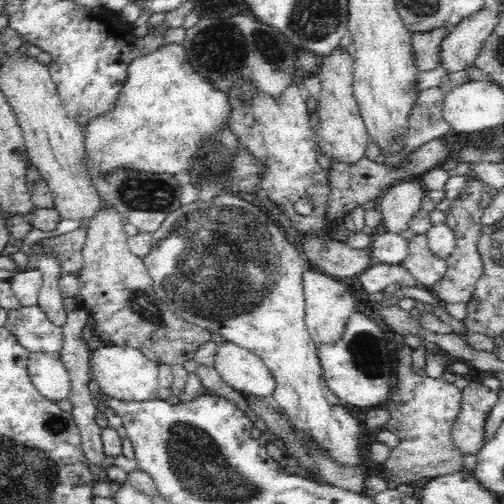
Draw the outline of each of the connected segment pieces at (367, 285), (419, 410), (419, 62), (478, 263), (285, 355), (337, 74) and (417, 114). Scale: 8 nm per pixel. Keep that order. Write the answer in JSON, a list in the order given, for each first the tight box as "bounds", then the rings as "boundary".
[{"bounds":[357,263,422,295],"boundary":[[[374,263],[357,277],[362,283],[362,288],[369,295],[384,291],[387,286],[394,283],[400,283],[402,287],[422,287],[422,284],[418,283],[418,280],[402,264]]]},{"bounds":[382,346,463,484],"boundary":[[[404,346],[398,350],[398,386],[394,388],[388,410],[392,418],[386,422],[384,427],[390,432],[395,432],[400,439],[399,444],[394,449],[386,462],[382,463],[384,470],[391,472],[393,478],[398,478],[398,484],[416,484],[423,478],[426,480],[437,476],[460,472],[463,468],[463,456],[452,440],[452,425],[457,420],[461,410],[461,391],[453,383],[444,381],[442,378],[434,380],[425,372],[414,372],[412,370],[412,347]]]},{"bounds":[412,27,449,72],"boundary":[[[446,27],[435,28],[428,32],[414,32],[412,51],[418,72],[432,70],[440,64],[440,46],[449,30]]]},{"bounds":[430,162,499,305],"boundary":[[[464,162],[448,167],[450,177],[461,176],[461,179],[463,177],[466,179],[466,186],[462,190],[460,197],[452,201],[450,209],[445,212],[445,226],[450,227],[453,234],[456,235],[456,246],[450,256],[445,260],[448,264],[445,276],[430,288],[430,291],[440,302],[448,305],[458,302],[467,303],[473,296],[478,280],[483,276],[484,264],[481,254],[477,249],[479,236],[484,229],[481,223],[481,217],[487,208],[491,206],[495,196],[499,194],[499,190],[496,188],[481,182],[477,178],[472,178],[470,170],[470,164]]]},{"bounds":[143,191,362,467],"boundary":[[[223,191],[210,202],[192,202],[168,214],[161,227],[153,232],[153,247],[143,260],[153,280],[153,292],[186,322],[220,334],[231,344],[257,354],[272,373],[275,382],[271,398],[293,428],[303,438],[309,438],[315,448],[331,462],[339,466],[358,467],[362,462],[358,436],[362,430],[360,422],[346,407],[340,405],[339,398],[326,384],[317,355],[317,343],[306,326],[301,278],[309,267],[273,218],[262,210],[251,202]]]},{"bounds":[315,46,369,163],"boundary":[[[337,46],[326,58],[321,58],[317,70],[321,90],[317,110],[320,123],[315,133],[315,142],[320,152],[326,154],[330,160],[347,163],[356,162],[365,156],[369,138],[359,104],[353,96],[353,57],[351,51],[343,51]]]},{"bounds":[392,86,452,162],"boundary":[[[441,86],[420,91],[408,116],[409,130],[405,148],[400,153],[392,155],[393,161],[399,162],[404,159],[404,156],[408,156],[408,152],[413,152],[421,145],[445,138],[452,133],[444,118],[441,118],[446,89]]]}]

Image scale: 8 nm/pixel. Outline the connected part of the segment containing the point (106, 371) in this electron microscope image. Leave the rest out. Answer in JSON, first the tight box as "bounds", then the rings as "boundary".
{"bounds":[91,345,163,403],"boundary":[[[100,345],[91,351],[92,378],[96,379],[97,386],[100,386],[100,390],[104,391],[107,398],[119,402],[143,403],[160,398],[163,390],[158,381],[158,366],[157,362],[144,356],[141,350],[132,347]]]}

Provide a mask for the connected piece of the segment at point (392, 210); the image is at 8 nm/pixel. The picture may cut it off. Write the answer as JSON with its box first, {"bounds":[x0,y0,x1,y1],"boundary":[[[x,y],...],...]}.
{"bounds":[377,180,427,234],"boundary":[[[418,180],[400,182],[387,188],[378,200],[377,208],[382,214],[380,230],[400,234],[408,229],[411,219],[421,210],[422,198],[427,194]]]}

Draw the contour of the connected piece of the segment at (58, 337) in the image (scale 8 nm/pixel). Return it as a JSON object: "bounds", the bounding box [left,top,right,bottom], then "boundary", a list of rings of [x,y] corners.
{"bounds":[5,304,63,353],"boundary":[[[37,304],[8,308],[5,327],[29,352],[59,353],[59,350],[62,350],[63,328],[52,324],[47,313]]]}

